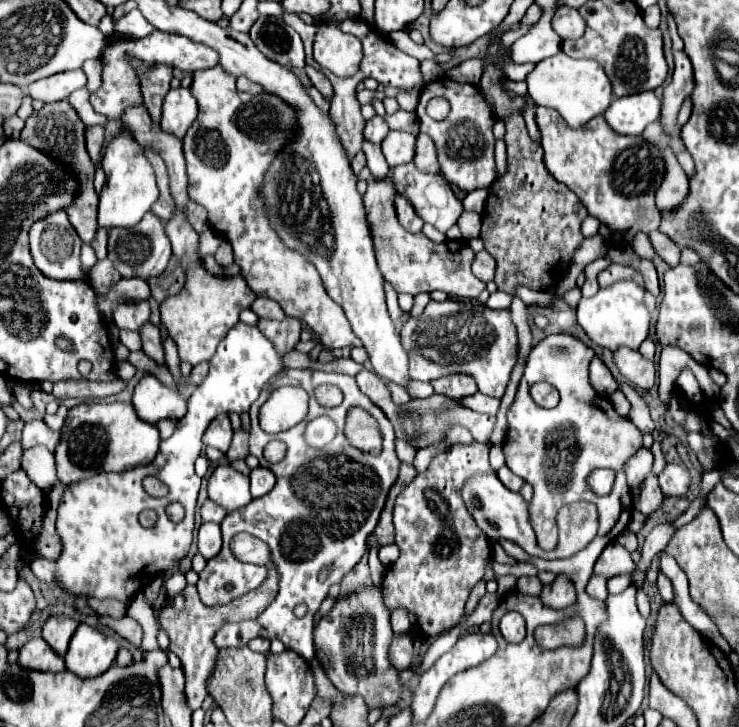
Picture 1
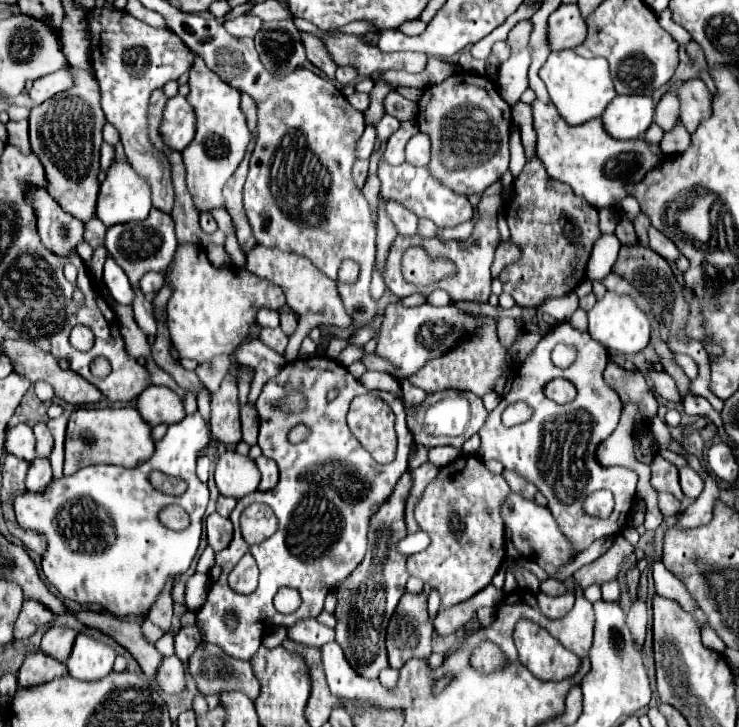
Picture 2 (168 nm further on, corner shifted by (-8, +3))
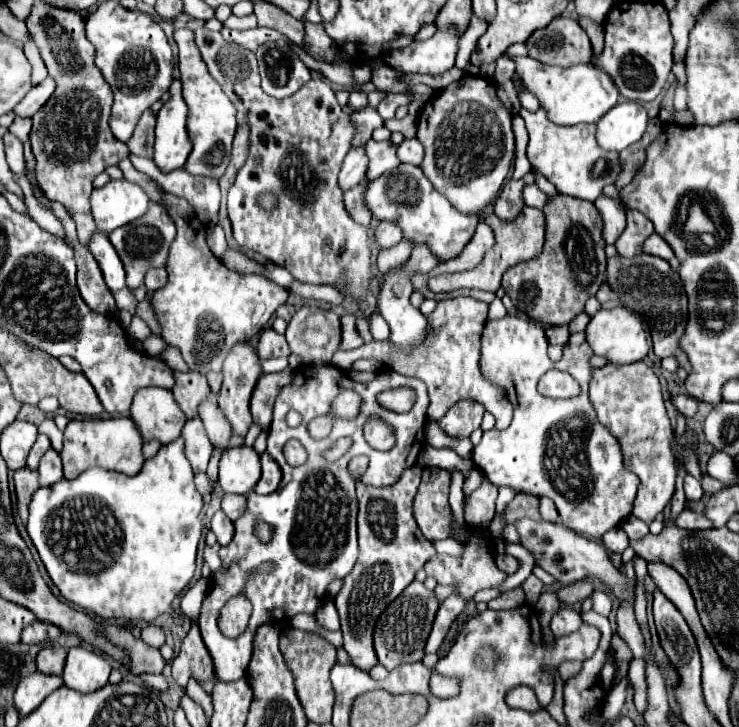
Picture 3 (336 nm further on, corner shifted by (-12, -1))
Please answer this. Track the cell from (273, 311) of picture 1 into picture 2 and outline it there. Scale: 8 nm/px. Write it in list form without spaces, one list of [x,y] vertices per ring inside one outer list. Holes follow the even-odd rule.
[[[282,310],[282,312],[280,312],[280,328],[282,328],[288,336],[296,330],[296,324],[298,324],[296,314],[292,314],[290,310]]]

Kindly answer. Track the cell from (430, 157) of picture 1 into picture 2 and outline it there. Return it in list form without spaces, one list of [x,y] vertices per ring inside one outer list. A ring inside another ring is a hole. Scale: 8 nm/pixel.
[[[418,132],[410,142],[406,144],[406,162],[414,166],[428,166],[430,162],[430,138],[422,132]]]

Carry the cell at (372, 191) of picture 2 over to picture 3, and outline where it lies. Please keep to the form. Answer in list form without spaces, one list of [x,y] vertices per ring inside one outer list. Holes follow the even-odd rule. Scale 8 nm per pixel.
[[[370,140],[368,144],[364,144],[364,150],[368,154],[368,170],[366,170],[366,178],[374,180],[378,176],[382,176],[384,172],[394,170],[400,160],[396,156],[396,146],[386,140],[386,142],[376,142]]]

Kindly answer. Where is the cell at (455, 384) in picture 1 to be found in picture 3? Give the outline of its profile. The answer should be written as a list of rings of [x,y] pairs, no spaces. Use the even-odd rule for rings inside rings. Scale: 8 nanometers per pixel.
[[[458,296],[450,300],[438,302],[436,310],[428,316],[428,338],[412,350],[412,354],[396,354],[392,346],[388,346],[388,340],[382,342],[370,342],[360,346],[358,350],[350,352],[338,352],[332,358],[332,364],[340,370],[350,370],[352,362],[358,358],[376,358],[378,362],[392,362],[392,368],[400,374],[406,376],[416,376],[422,378],[428,386],[430,394],[430,406],[428,406],[428,418],[438,422],[450,406],[454,406],[458,400],[470,398],[486,406],[488,412],[496,416],[496,428],[508,428],[512,420],[512,404],[504,396],[504,392],[490,384],[488,380],[482,378],[480,374],[480,336],[484,330],[488,318],[488,304],[468,298],[468,296]]]

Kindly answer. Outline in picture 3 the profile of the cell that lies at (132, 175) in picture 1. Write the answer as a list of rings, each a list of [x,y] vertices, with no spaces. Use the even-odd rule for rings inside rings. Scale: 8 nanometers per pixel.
[[[110,180],[104,188],[92,192],[92,216],[100,232],[112,230],[146,214],[150,198],[138,186],[122,180]]]

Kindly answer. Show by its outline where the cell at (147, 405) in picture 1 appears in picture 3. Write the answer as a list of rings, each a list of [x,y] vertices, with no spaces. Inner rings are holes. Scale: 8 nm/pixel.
[[[156,386],[136,394],[130,406],[130,418],[144,442],[158,440],[162,446],[174,442],[186,424],[186,416],[176,406],[172,392]]]

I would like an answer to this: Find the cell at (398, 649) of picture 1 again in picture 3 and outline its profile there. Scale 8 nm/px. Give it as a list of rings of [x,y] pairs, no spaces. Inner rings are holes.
[[[414,580],[396,602],[390,602],[388,608],[380,614],[374,630],[374,646],[378,662],[386,670],[394,670],[404,662],[420,662],[424,658],[424,646],[436,616],[440,602],[432,590],[428,590],[422,582]]]

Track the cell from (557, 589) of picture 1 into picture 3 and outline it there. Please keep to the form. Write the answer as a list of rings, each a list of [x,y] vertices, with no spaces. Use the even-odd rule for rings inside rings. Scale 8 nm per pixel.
[[[562,606],[562,610],[552,618],[550,630],[554,632],[554,636],[564,636],[564,634],[572,634],[572,632],[578,630],[580,626],[582,626],[580,612],[578,612],[576,608]]]

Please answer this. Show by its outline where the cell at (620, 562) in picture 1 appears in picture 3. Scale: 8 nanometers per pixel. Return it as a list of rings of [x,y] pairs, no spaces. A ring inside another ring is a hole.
[[[580,580],[580,582],[574,582],[574,584],[558,590],[558,600],[566,606],[572,606],[572,604],[580,604],[590,594],[592,594],[592,584],[588,580]]]

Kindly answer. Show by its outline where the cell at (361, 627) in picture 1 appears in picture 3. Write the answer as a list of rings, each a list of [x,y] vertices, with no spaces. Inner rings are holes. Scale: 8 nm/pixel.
[[[420,466],[404,470],[400,480],[388,488],[364,486],[358,482],[358,562],[344,578],[342,590],[336,596],[336,608],[342,622],[344,650],[350,654],[352,664],[360,670],[370,670],[378,658],[372,646],[372,630],[384,608],[414,580],[416,572],[436,554],[430,540],[420,534],[412,516],[412,500],[420,484]]]

